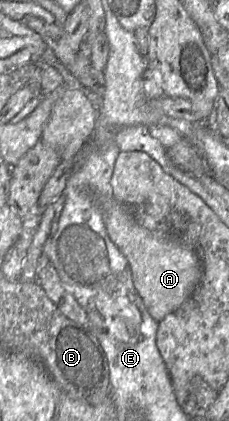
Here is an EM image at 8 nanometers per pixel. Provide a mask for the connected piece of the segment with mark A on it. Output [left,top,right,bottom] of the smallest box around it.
[100,197,202,322]

